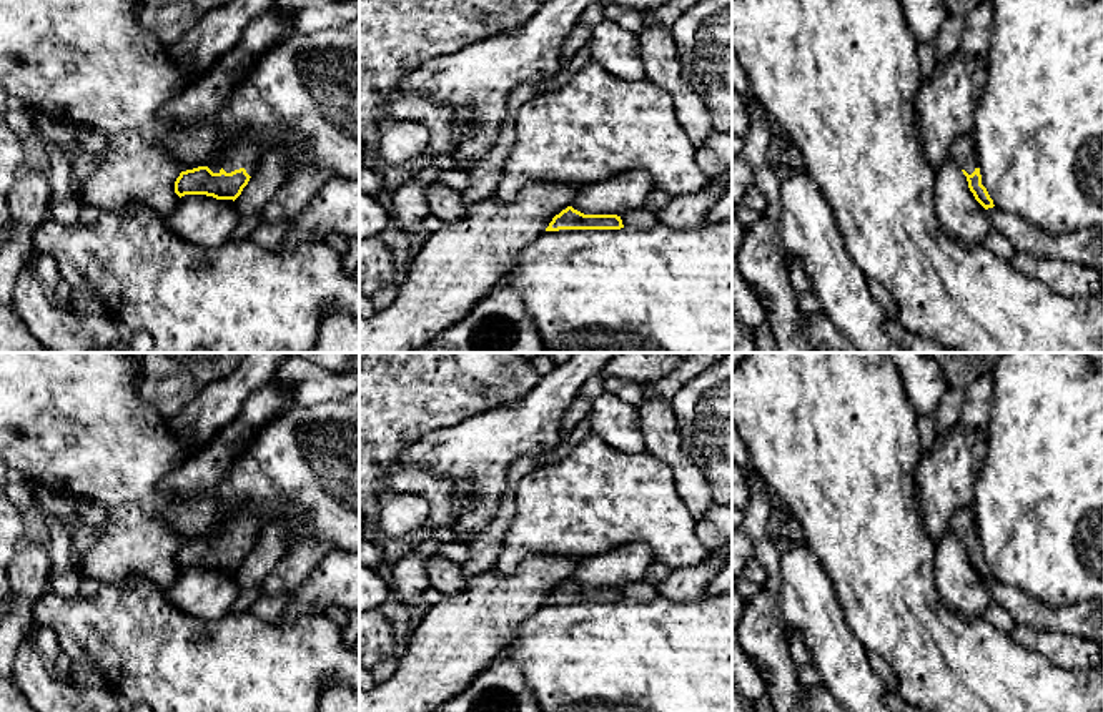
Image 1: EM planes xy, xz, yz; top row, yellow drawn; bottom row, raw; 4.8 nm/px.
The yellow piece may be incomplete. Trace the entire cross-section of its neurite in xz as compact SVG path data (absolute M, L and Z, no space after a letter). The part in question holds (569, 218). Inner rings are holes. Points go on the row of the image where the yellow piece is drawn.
M567 206L552 218L546 231L559 230L621 230L624 228L617 215L584 215Z

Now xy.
M240 128L228 136L223 151L210 166L181 171L175 181L175 193L206 195L216 200L236 200L256 171L263 153L263 141L250 128Z

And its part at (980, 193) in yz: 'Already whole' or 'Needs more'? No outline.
Needs more

